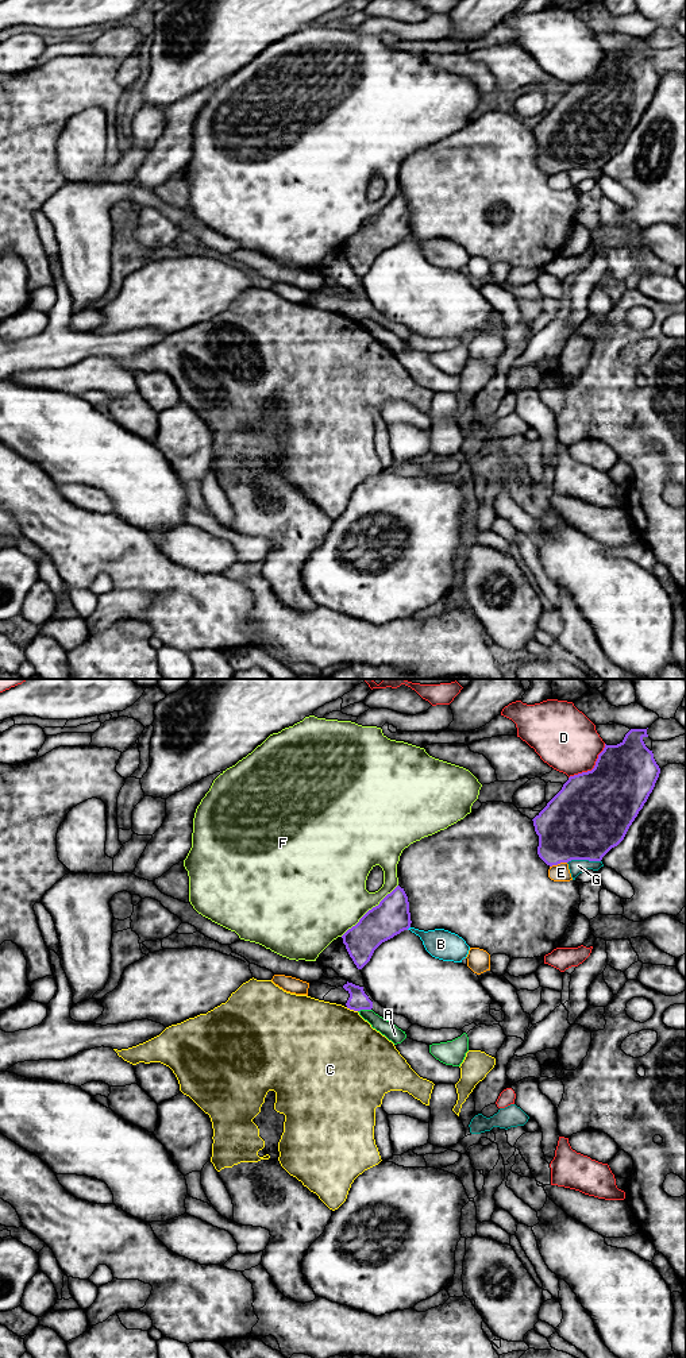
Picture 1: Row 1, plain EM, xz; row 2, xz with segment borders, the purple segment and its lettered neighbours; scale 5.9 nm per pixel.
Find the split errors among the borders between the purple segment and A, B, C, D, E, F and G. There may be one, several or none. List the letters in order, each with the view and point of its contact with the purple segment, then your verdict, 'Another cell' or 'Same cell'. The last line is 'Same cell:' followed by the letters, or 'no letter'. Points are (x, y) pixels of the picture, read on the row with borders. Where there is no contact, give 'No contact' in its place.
A: Touches purple at xz (363, 1009). Another cell
B: Touches purple at xz (408, 928). Another cell
C: Touches purple at xz (351, 1009). Another cell
D: Touches purple at xz (593, 768). Another cell
E: Touches purple at xz (558, 863). Another cell
F: Touches purple at xz (369, 910). Another cell
G: Touches purple at xz (584, 859). Another cell
Same cell: no letter

